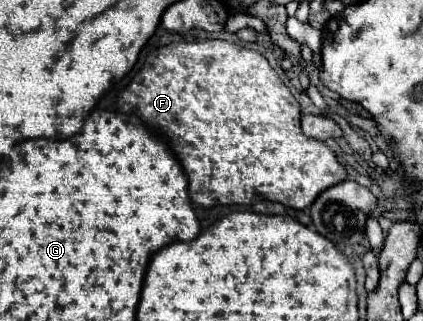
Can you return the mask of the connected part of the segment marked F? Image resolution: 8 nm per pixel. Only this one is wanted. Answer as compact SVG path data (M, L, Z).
M203 40L203 42L173 42L169 46L154 48L146 45L141 52L145 50L146 57L139 70L139 76L135 74L135 78L131 80L131 84L119 94L117 102L123 106L129 106L131 110L137 110L137 114L143 118L145 124L151 124L151 128L155 128L159 134L163 134L171 146L171 150L175 152L179 164L183 166L183 172L187 176L189 182L189 198L201 206L215 206L215 204L255 204L259 200L271 200L271 202L279 202L283 206L295 208L295 210L307 210L311 202L315 202L315 198L325 192L327 188L343 182L349 178L347 170L341 166L341 162L337 160L335 152L325 144L319 142L315 138L309 138L303 134L301 126L299 126L299 118L301 118L301 108L299 102L295 100L295 96L289 92L289 88L281 82L279 74L271 68L271 64L267 62L267 58L263 54L259 54L257 50L227 42L227 40Z

